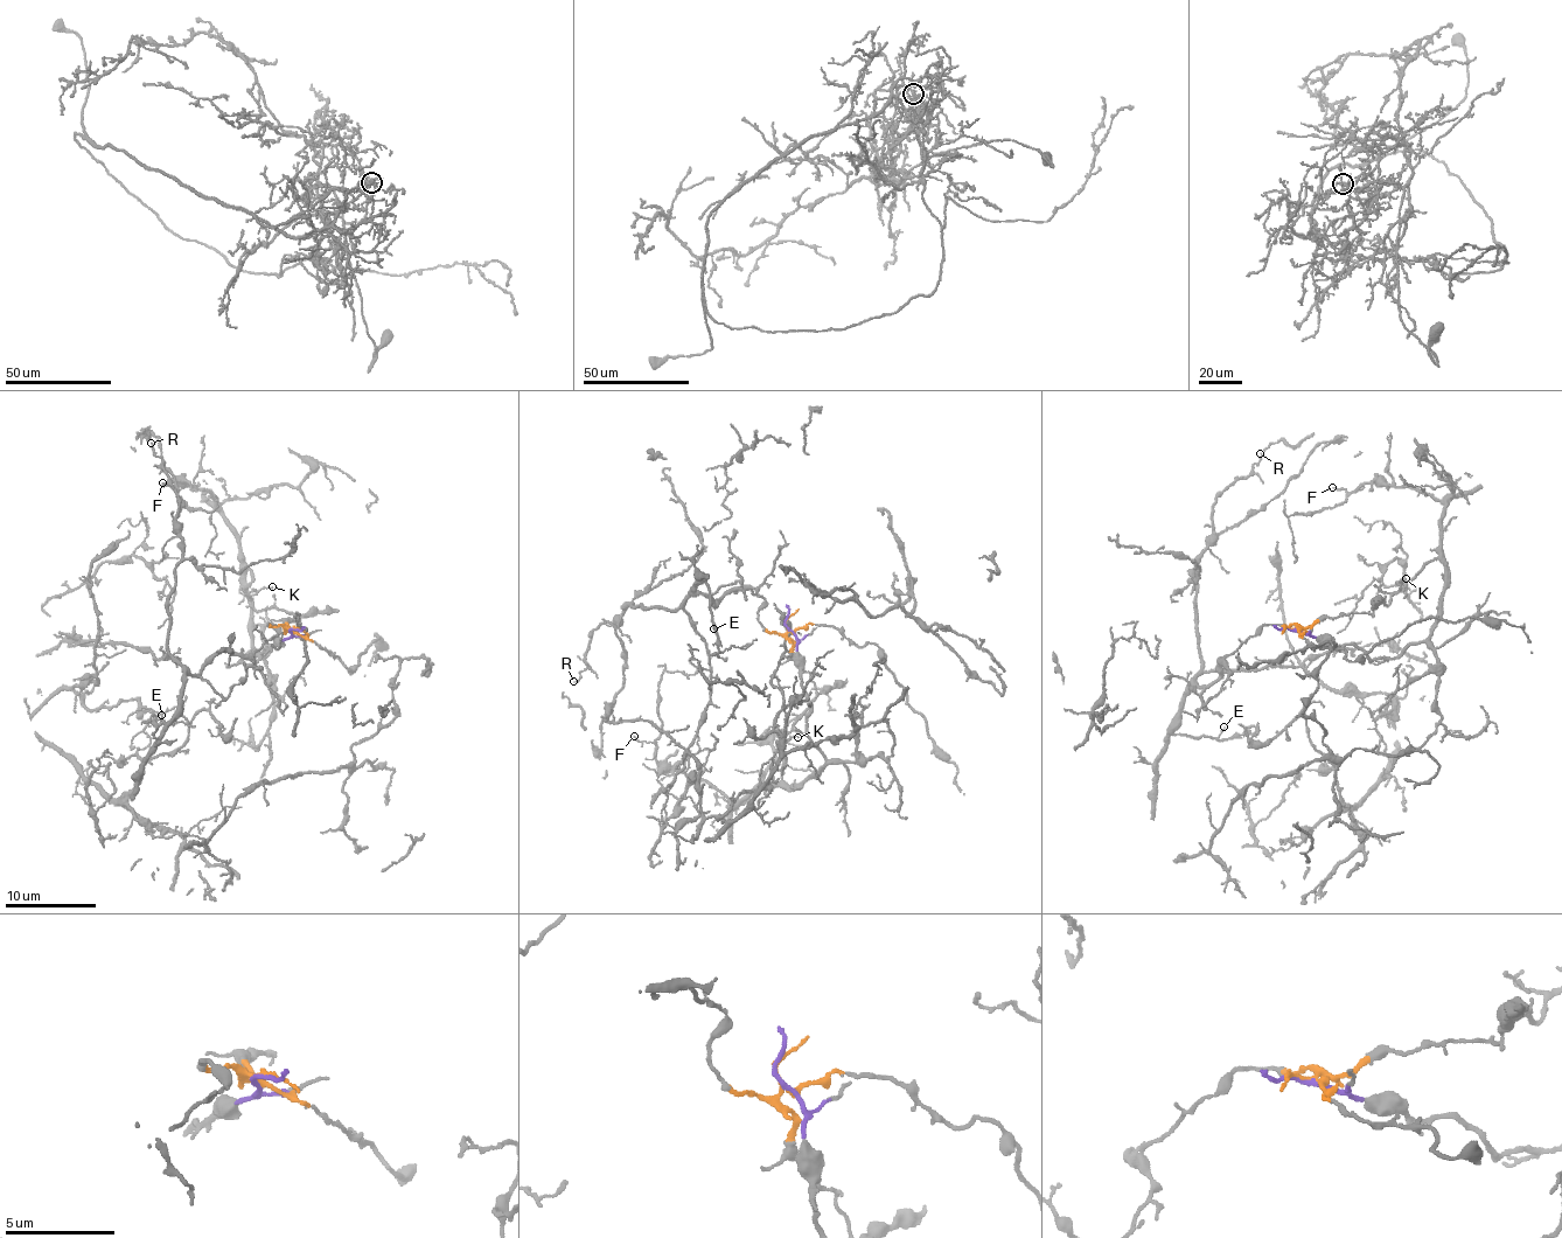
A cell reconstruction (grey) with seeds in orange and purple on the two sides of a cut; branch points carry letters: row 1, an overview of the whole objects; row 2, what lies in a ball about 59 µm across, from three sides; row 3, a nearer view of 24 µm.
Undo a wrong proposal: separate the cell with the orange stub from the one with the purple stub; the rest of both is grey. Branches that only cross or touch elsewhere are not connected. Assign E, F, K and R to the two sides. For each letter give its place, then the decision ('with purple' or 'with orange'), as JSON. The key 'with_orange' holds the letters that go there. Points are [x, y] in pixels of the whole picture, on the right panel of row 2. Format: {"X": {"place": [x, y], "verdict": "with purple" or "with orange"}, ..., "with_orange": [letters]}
{"E": {"place": [1224, 727], "verdict": "with orange"}, "F": {"place": [1332, 487], "verdict": "with purple"}, "K": {"place": [1406, 578], "verdict": "with purple"}, "R": {"place": [1260, 453], "verdict": "with orange"}, "with_orange": ["E", "R"]}

